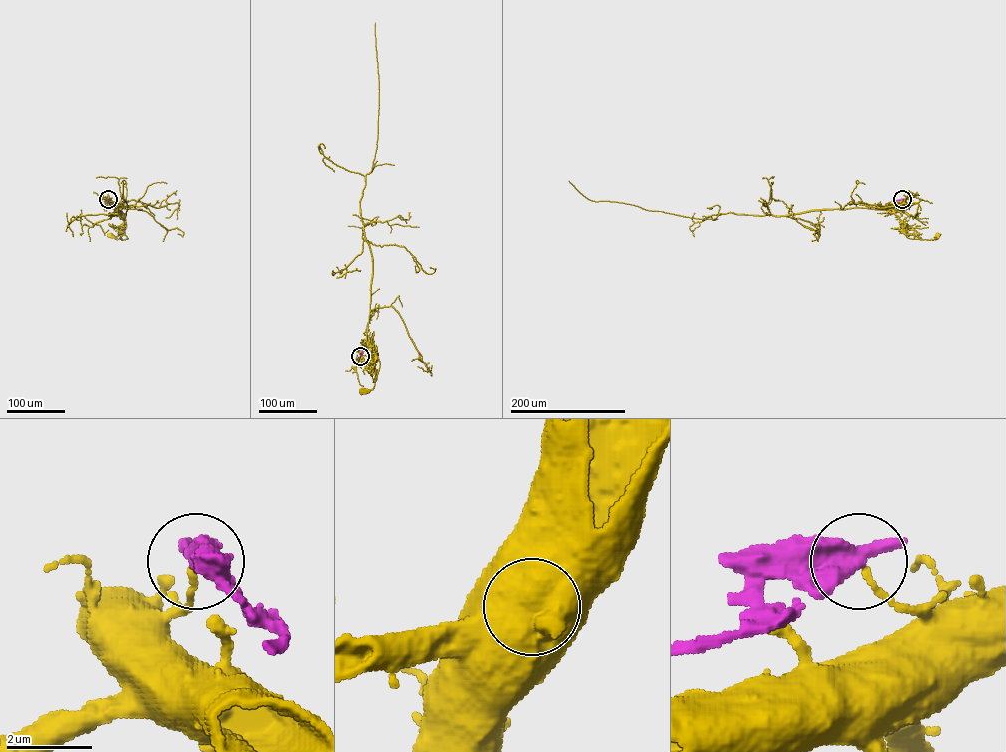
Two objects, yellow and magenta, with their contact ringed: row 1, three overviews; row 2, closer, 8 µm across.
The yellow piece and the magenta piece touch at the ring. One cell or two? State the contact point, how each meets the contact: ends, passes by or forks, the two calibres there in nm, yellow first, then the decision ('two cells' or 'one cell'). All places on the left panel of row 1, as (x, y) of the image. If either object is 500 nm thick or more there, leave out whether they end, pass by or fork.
place (108, 199); calibres 130 and 550 nm; two cells

